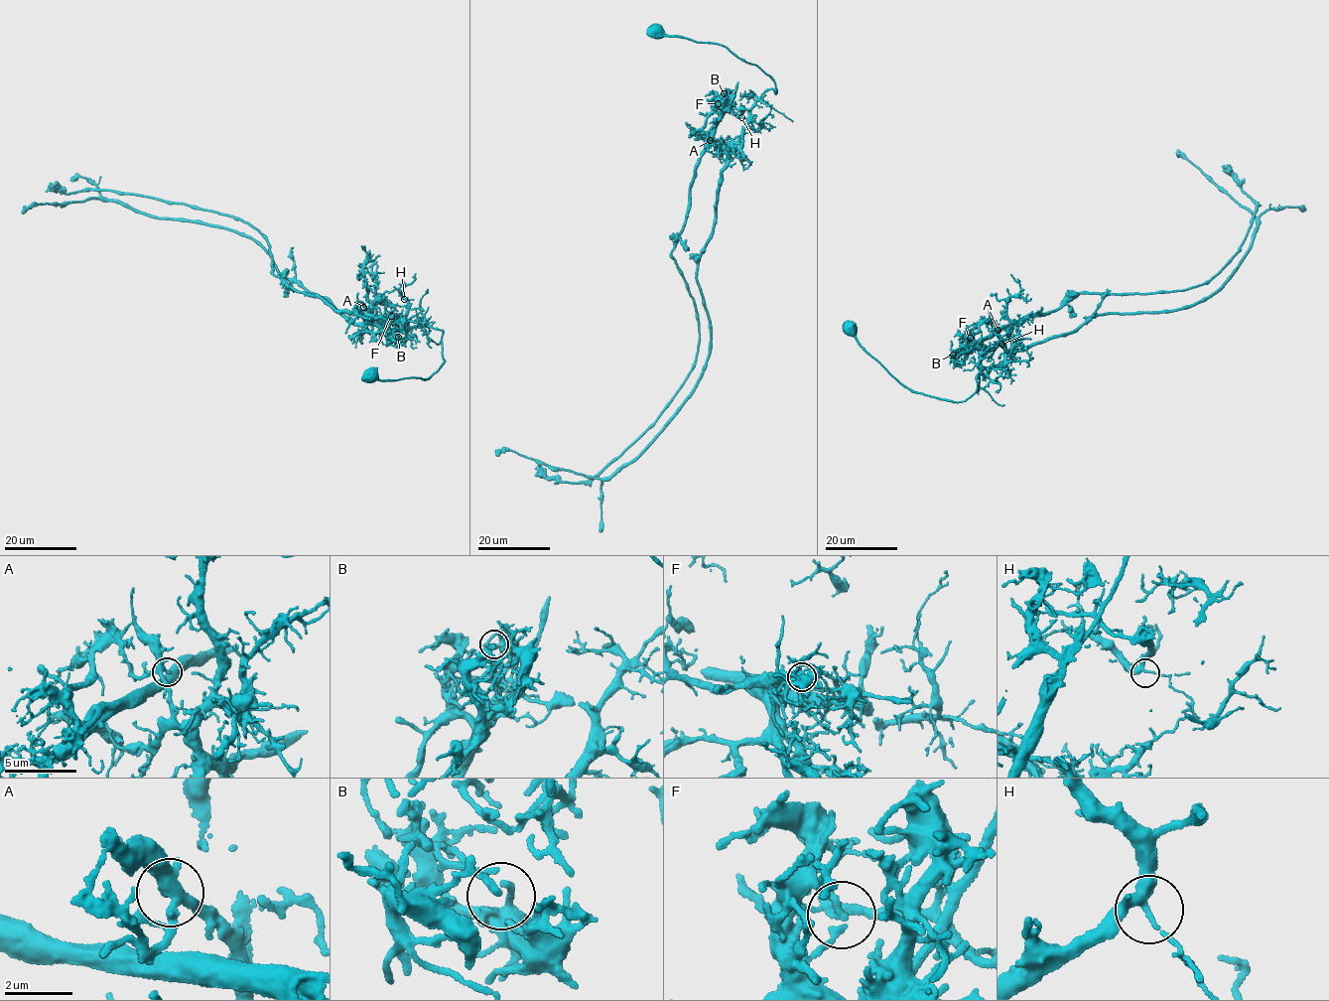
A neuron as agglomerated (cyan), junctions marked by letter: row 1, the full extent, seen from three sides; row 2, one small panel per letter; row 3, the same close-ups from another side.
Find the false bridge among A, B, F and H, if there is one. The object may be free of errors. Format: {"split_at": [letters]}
{"split_at": ["F"]}

